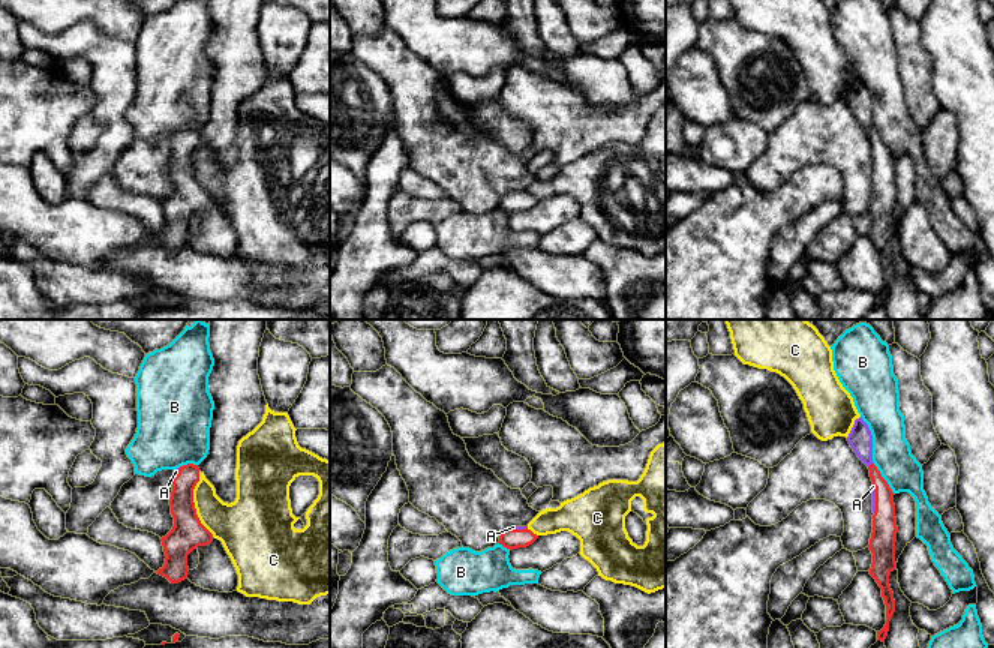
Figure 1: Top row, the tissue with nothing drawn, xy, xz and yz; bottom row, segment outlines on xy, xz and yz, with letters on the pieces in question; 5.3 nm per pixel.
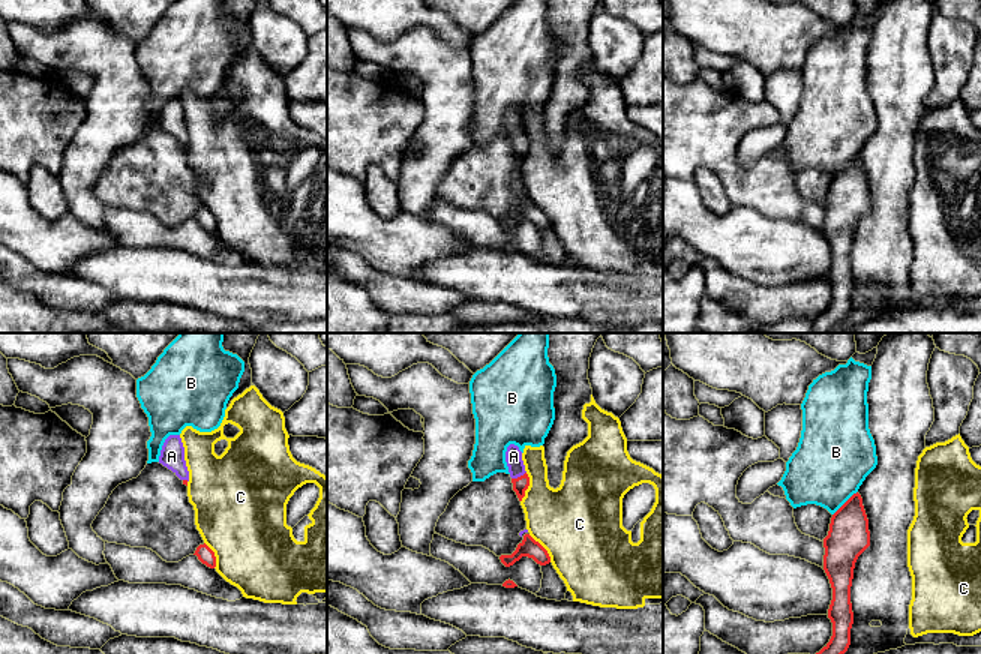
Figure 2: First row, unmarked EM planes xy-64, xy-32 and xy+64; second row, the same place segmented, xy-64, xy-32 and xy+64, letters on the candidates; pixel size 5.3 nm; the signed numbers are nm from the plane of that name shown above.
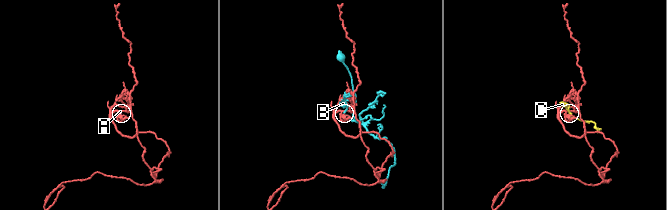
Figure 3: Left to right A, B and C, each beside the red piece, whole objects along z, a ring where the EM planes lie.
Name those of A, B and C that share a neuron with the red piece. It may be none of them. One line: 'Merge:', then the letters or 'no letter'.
Merge: A

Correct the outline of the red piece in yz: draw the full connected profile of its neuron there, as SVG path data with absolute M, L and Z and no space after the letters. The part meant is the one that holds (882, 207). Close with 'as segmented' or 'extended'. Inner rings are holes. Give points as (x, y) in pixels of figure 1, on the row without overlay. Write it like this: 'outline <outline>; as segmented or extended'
outline M862 81L855 84L855 88L847 100L847 105L858 122L868 130L873 146L873 196L870 202L870 214L873 228L870 238L882 252L882 261L886 268L886 288L877 296L877 304L885 306L889 296L889 285L895 276L894 256L889 249L889 238L897 232L895 206L897 206L897 182L894 156L888 146L873 126L873 99Z; extended

